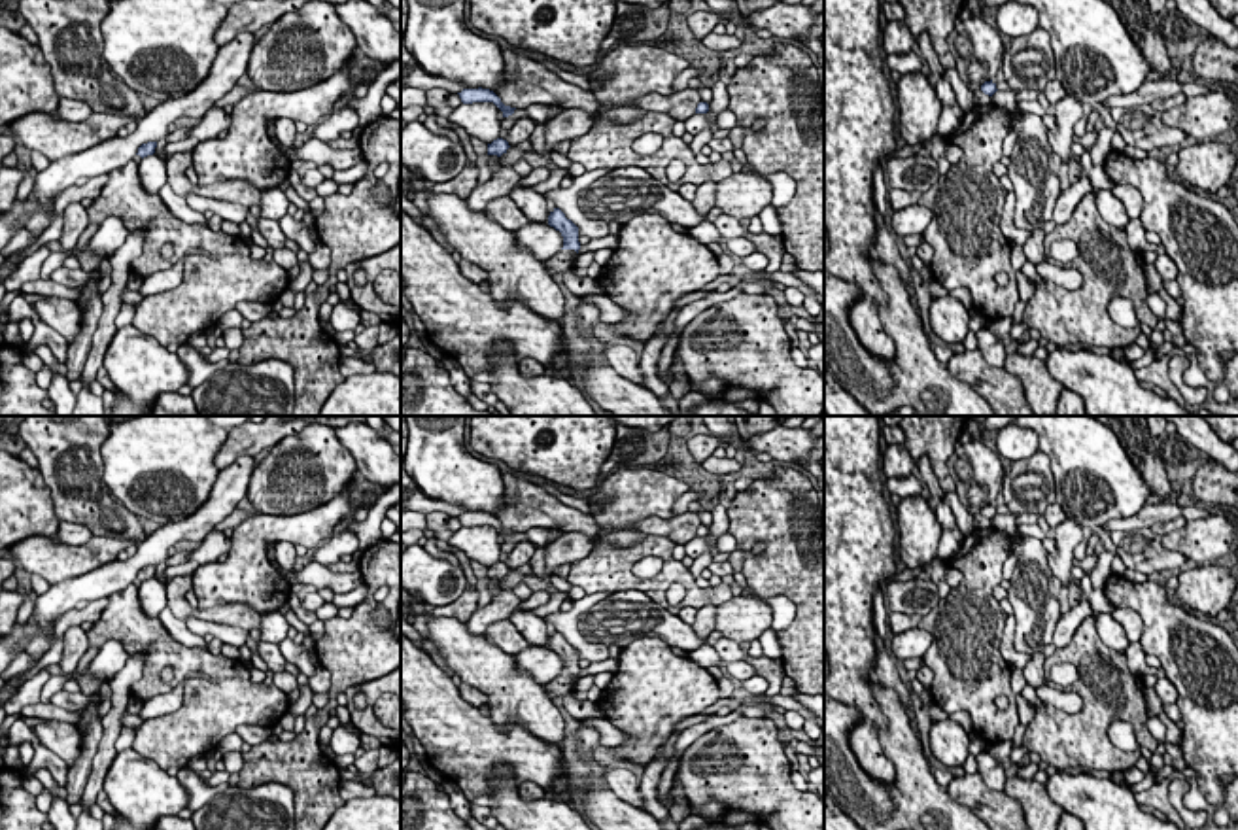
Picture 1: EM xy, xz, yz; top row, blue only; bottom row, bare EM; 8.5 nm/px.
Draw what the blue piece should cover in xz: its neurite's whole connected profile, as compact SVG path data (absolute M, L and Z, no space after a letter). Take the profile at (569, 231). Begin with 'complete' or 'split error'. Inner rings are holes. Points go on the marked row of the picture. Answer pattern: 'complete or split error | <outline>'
split error | M554 208L550 212L548 225L559 231L563 236L561 251L544 261L546 272L552 276L571 270L571 267L578 257L580 242L578 242L578 227L571 219L567 219L559 208Z

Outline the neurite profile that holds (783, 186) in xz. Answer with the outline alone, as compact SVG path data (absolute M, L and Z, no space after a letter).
M743 147L733 149L733 155L743 164L741 172L765 178L771 183L771 187L773 187L771 204L775 206L775 210L792 200L792 197L796 195L796 180L792 180L786 172L758 174L747 163Z

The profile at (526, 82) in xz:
M516 47L503 51L505 81L493 89L505 106L525 110L544 104L586 113L607 112L612 106L601 104L592 91L563 81L552 70L527 59Z

